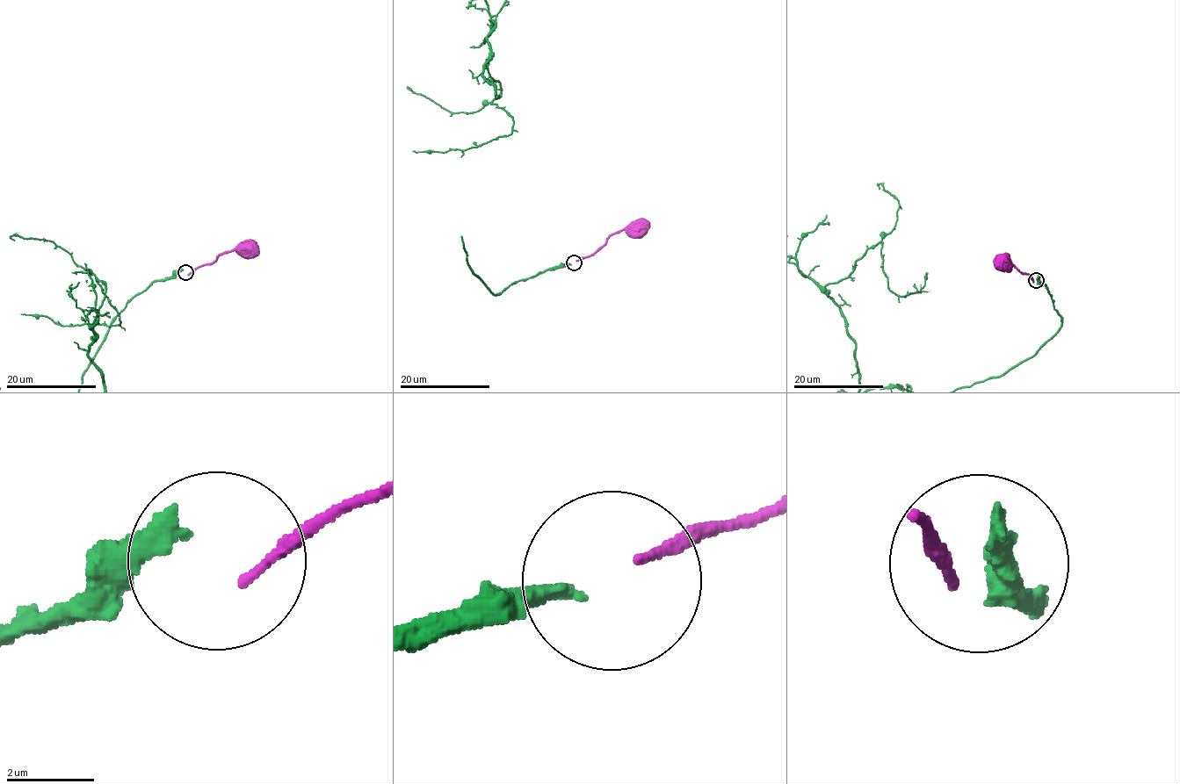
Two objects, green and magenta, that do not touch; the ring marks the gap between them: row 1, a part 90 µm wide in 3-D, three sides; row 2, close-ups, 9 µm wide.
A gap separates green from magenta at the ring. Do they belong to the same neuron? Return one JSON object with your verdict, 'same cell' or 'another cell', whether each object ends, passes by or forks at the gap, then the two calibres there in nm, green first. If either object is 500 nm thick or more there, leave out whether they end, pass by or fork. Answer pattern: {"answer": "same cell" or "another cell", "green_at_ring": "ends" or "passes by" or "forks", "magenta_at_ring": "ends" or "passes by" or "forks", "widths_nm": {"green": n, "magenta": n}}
{"answer": "another cell", "green_at_ring": "ends", "magenta_at_ring": "ends", "widths_nm": {"green": 360, "magenta": 200}}

